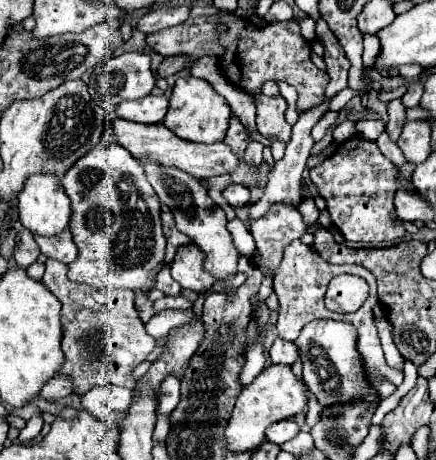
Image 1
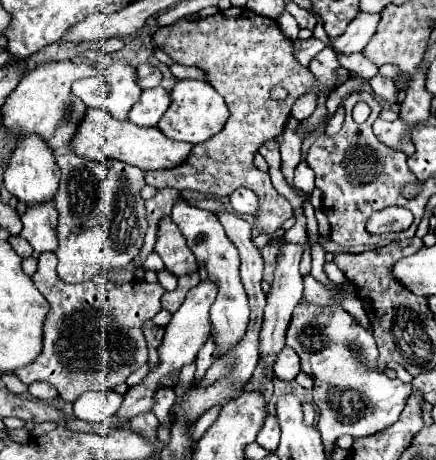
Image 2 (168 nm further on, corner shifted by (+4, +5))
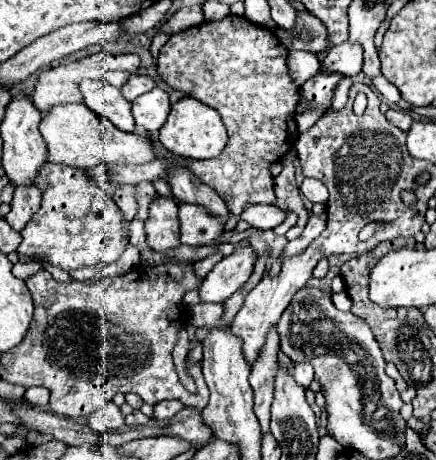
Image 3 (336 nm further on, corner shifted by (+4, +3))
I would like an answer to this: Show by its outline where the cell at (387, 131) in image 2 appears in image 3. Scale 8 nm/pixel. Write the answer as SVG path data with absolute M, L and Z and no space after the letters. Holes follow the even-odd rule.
M390 108L390 110L386 112L386 118L388 118L388 120L390 120L394 126L404 128L404 132L408 132L408 128L410 128L410 124L412 124L410 114L406 114L406 112L398 110L398 108Z

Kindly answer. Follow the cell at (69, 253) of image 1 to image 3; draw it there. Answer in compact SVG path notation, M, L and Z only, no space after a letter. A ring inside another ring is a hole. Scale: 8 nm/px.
M36 186L16 188L14 198L10 202L10 212L4 216L4 220L14 230L20 232L26 226L26 222L32 218L32 214L40 208L40 202L42 202L42 194Z

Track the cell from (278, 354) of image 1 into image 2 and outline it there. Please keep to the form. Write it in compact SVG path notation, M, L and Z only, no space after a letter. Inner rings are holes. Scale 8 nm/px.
M284 346L280 350L280 354L276 356L276 362L274 362L274 374L276 378L284 380L284 382L292 382L300 372L300 358L298 354L290 348L290 346Z

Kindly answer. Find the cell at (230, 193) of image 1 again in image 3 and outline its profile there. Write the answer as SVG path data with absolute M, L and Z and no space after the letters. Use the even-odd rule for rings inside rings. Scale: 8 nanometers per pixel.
M250 204L244 214L242 220L246 220L248 224L252 224L254 228L260 230L272 230L278 224L282 224L286 220L286 214L276 208L276 206L264 206L264 204Z

